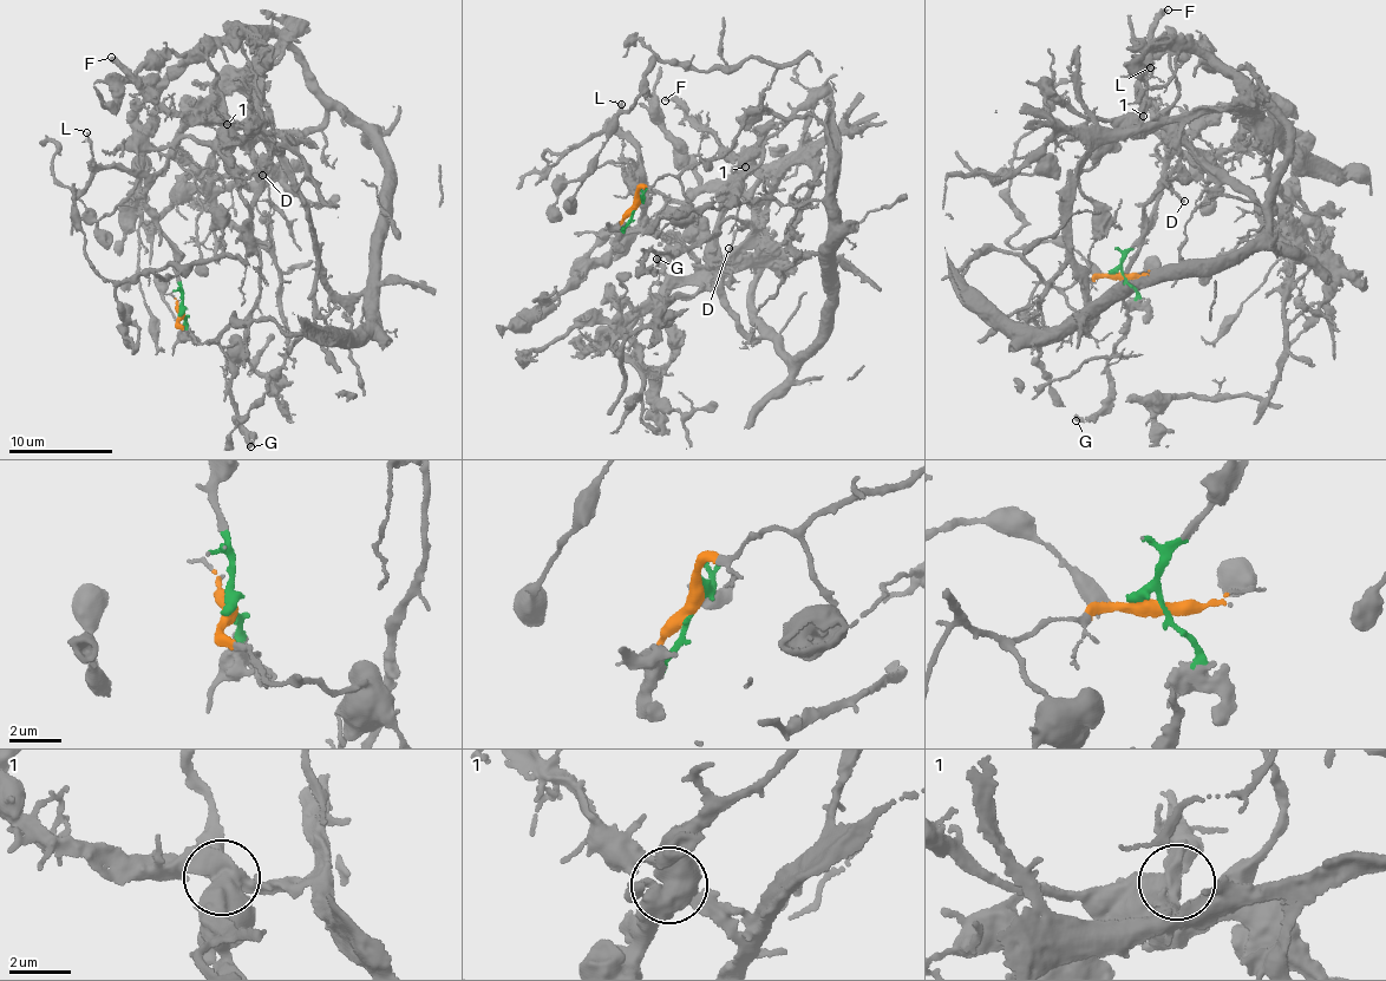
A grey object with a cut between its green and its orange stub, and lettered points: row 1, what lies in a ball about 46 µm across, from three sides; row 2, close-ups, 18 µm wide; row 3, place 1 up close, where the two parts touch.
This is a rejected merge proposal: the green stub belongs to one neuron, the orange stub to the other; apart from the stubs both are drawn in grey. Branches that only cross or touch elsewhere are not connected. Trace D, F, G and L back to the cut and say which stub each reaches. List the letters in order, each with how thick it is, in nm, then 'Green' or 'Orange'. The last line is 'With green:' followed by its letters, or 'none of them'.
D: Thickness 130 nm. Green
F: Thickness 320 nm. Green
G: Thickness 280 nm. Green
L: Thickness 160 nm. Green
With green: D, F, G, L

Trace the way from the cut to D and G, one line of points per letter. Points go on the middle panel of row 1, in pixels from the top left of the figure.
D: (636, 207), (645, 198), (638, 202), (634, 177), (649, 230), (697, 261), (719, 260), (766, 215), (727, 247)
G: (636, 207), (634, 177), (649, 230), (697, 261), (766, 215), (649, 252), (644, 270), (656, 259)

